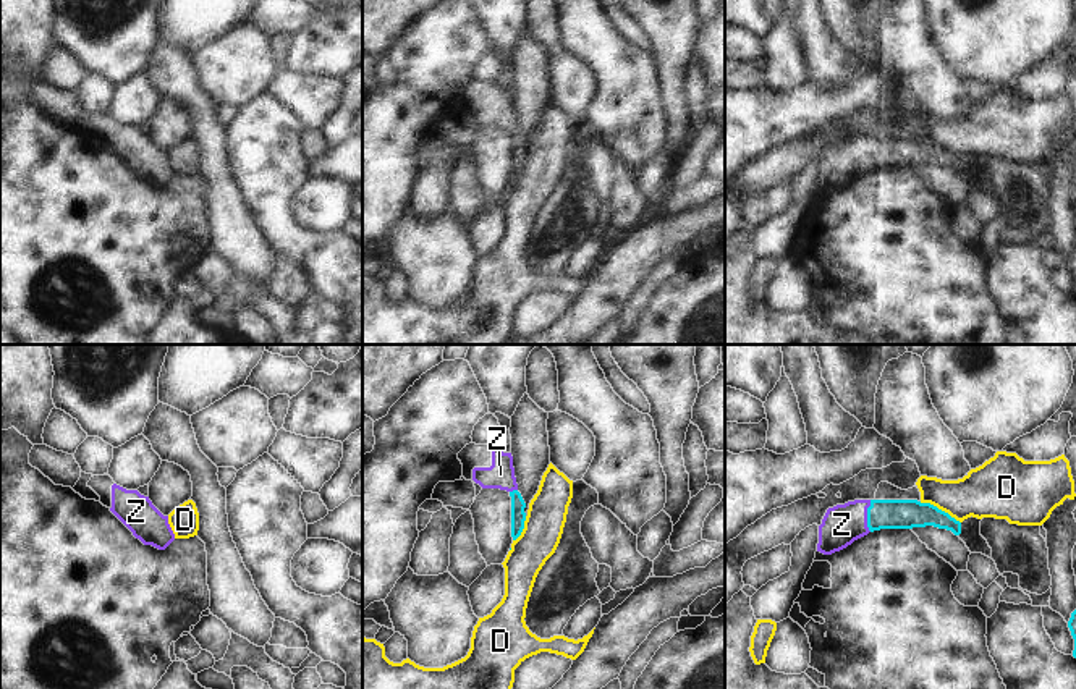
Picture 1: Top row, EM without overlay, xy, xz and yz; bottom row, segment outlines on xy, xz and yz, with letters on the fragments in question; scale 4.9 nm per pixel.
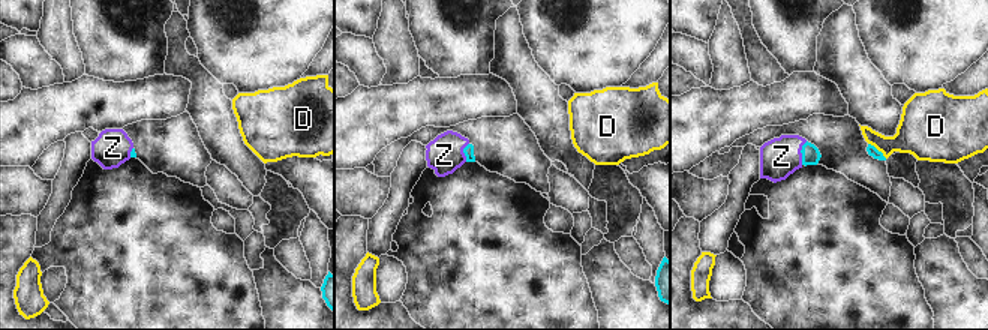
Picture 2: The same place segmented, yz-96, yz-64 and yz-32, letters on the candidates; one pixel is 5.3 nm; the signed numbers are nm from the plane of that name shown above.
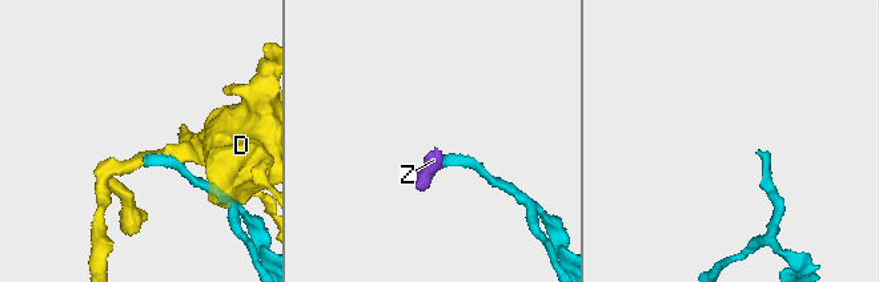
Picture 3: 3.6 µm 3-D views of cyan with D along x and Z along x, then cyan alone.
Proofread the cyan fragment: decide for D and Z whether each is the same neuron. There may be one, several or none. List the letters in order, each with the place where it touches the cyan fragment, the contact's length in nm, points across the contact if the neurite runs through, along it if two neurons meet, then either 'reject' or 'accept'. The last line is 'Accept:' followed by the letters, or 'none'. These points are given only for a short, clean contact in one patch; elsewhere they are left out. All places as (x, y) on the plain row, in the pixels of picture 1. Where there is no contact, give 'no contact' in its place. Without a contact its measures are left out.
D: meets cyan in yz at (940, 147); contact 240 nm long; border along yz (919, 139), (936, 143), (960, 160); reject
Z: meets cyan in yz at (868, 154); contact 160 nm long; runs through yz (882, 151), (868, 154), (842, 162); accept
Accept: Z

